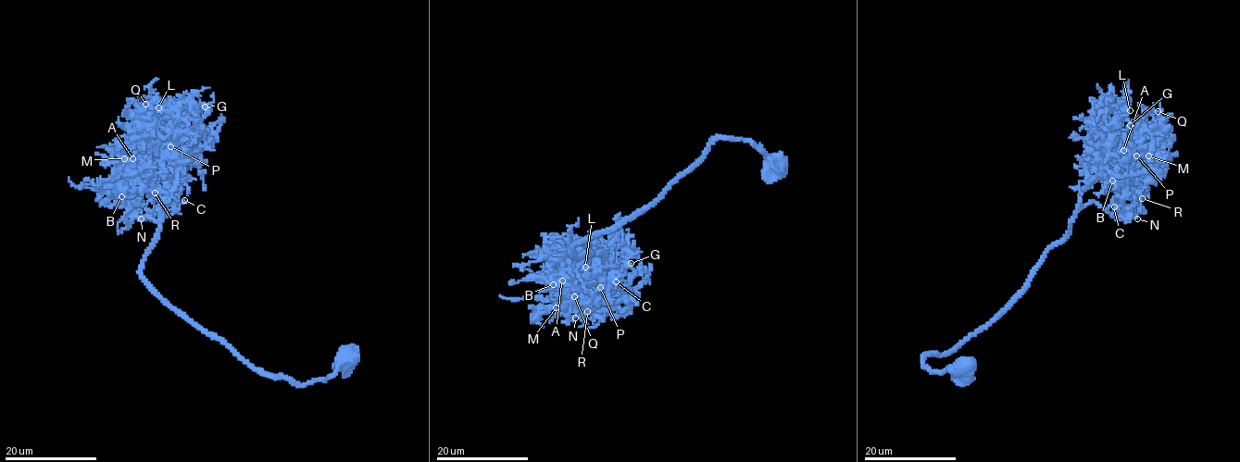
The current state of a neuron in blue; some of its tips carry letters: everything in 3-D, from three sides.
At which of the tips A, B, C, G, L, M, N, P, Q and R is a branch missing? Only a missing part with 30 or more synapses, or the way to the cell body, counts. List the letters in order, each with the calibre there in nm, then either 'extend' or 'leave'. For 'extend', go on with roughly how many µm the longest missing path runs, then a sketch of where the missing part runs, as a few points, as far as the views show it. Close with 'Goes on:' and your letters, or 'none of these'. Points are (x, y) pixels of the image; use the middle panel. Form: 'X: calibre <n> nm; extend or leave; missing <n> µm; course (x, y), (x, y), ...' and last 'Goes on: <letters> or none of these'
A: calibre 90 nm; leave
B: calibre 150 nm; leave
C: calibre 180 nm; leave
G: calibre 170 nm; leave
L: calibre 140 nm; leave
M: calibre 150 nm; leave
N: calibre 110 nm; extend; missing 7 µm; course (575, 318), (586, 320), (579, 319)
P: calibre 80 nm; leave
Q: calibre 80 nm; leave
R: calibre 120 nm; leave
Goes on: N

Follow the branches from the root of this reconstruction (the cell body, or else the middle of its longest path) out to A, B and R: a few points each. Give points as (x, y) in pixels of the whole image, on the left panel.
A: (347, 353), (294, 383), (169, 306), (141, 272), (159, 226), (146, 215), (163, 202), (127, 179), (132, 158)
B: (347, 353), (306, 383), (256, 370), (141, 273), (166, 195), (139, 183), (121, 196)
R: (347, 353), (294, 383), (169, 306), (141, 272), (159, 226), (146, 215), (163, 206), (155, 180), (155, 193)

